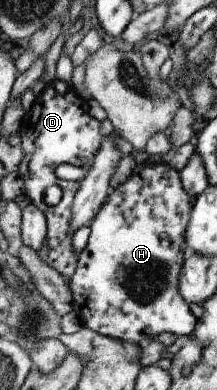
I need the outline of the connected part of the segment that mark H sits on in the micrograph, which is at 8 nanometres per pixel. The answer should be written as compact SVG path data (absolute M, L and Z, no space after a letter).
M162 161L135 165L124 182L118 184L118 186L113 188L112 192L109 192L108 195L105 196L105 200L98 209L98 212L96 212L93 219L88 224L90 232L89 237L87 238L87 245L78 255L74 272L71 274L69 280L72 297L72 311L79 316L82 326L89 328L102 336L136 343L140 348L146 345L148 340L162 333L172 333L177 336L184 336L185 334L193 332L196 328L197 319L190 313L187 302L179 295L179 290L177 288L181 264L188 252L184 233L194 201L195 196L186 194L186 191L182 188L179 171L172 167L168 168L168 165L166 166L166 163Z

